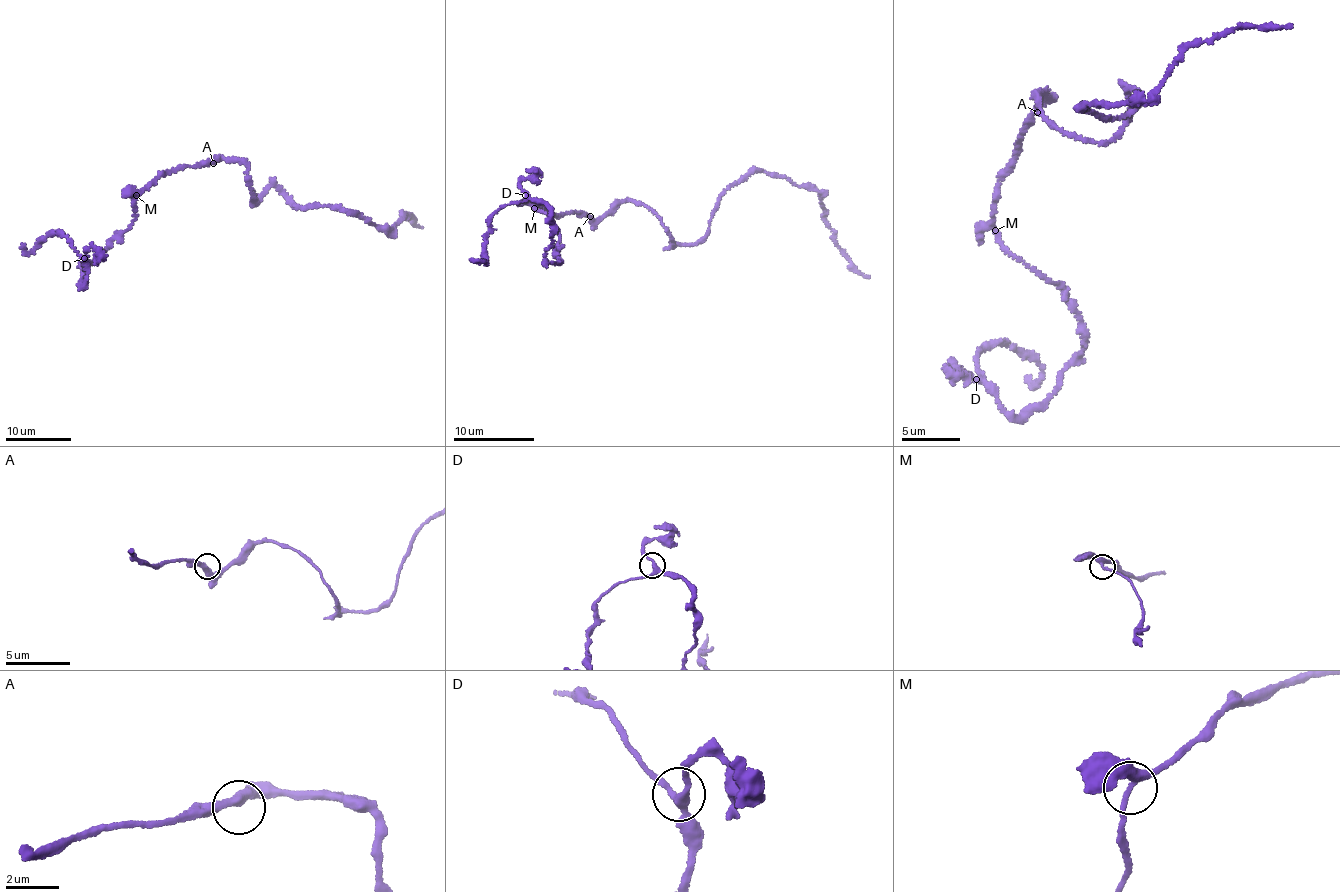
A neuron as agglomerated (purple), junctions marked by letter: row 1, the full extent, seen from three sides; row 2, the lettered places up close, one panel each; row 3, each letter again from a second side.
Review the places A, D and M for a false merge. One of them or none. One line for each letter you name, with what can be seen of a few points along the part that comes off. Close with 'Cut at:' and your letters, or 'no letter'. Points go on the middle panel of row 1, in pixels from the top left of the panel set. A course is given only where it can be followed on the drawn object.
Cut at: no letter

